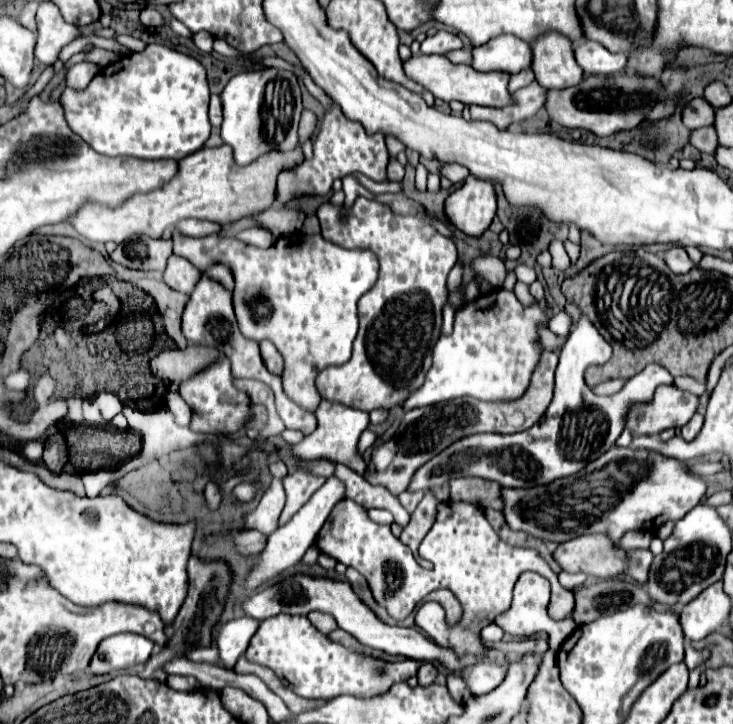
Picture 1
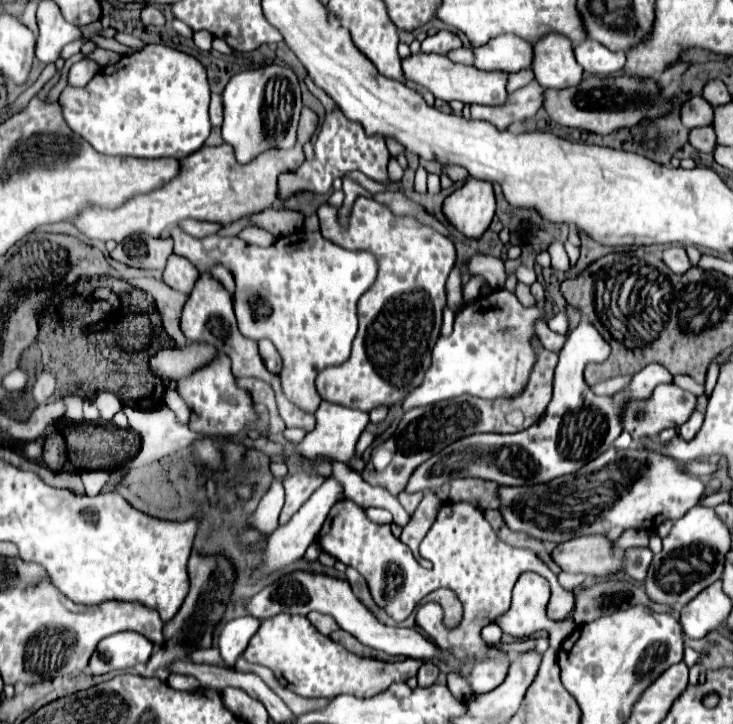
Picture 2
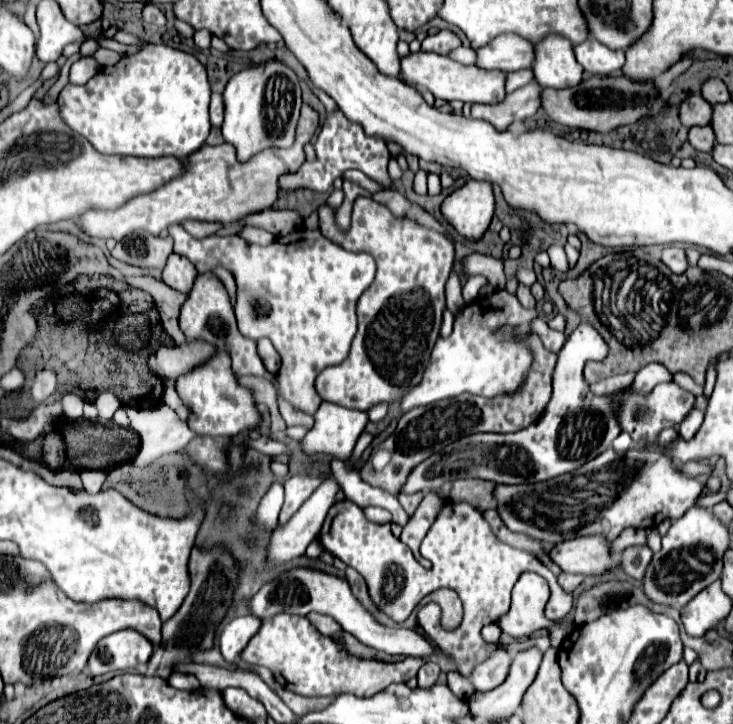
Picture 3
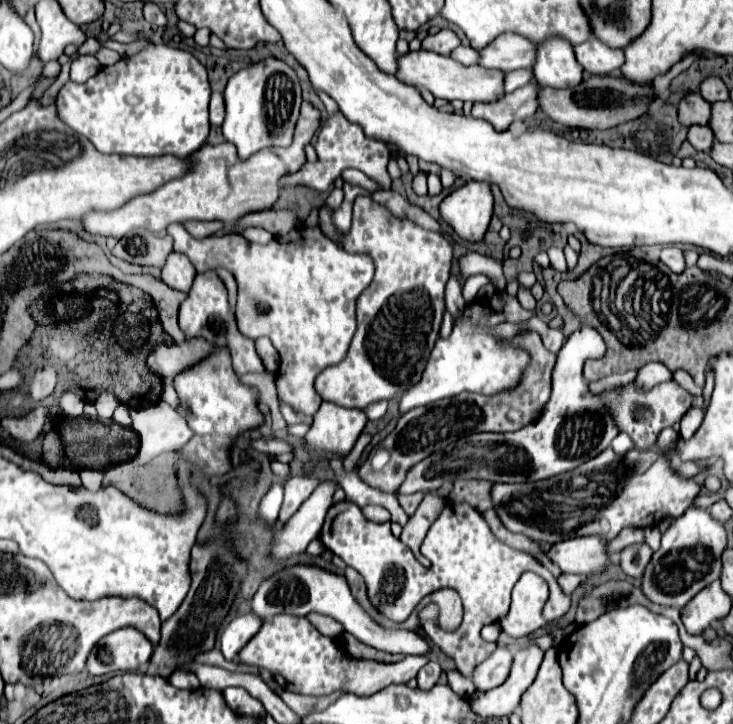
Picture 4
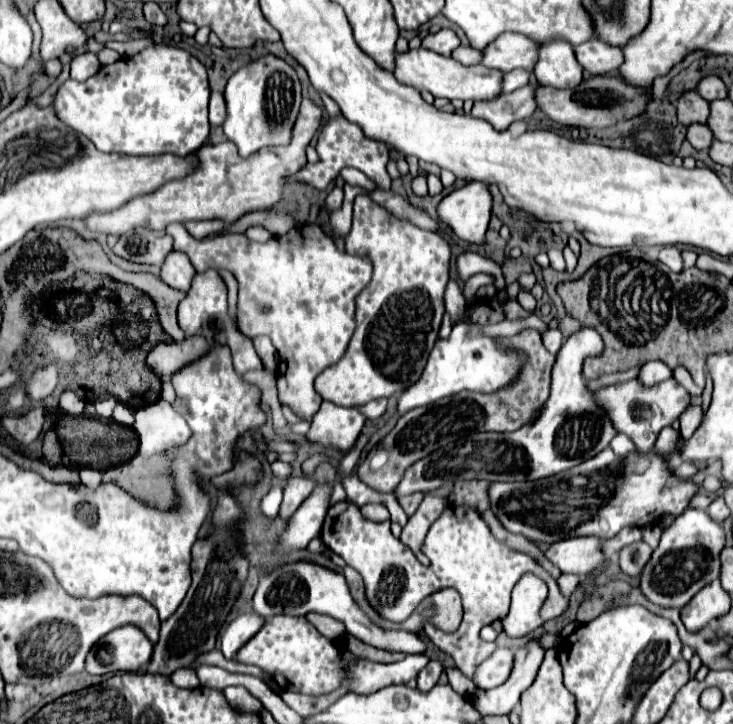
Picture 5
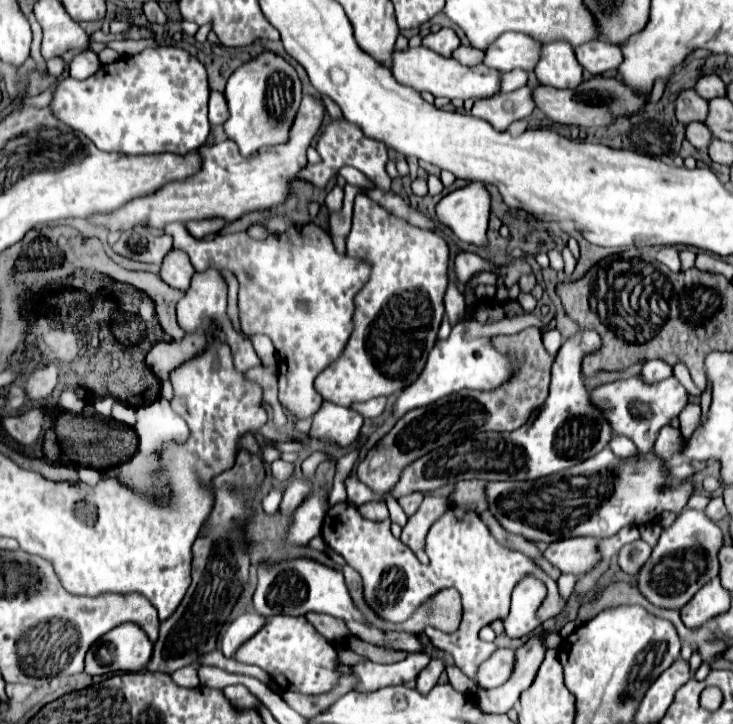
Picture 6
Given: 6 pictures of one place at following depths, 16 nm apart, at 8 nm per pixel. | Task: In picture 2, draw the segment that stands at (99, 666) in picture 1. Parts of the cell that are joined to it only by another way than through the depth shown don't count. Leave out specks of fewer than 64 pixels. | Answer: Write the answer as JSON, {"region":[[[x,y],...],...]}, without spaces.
{"region":[[[116,632],[100,640],[94,656],[88,662],[92,674],[128,670],[146,664],[152,654],[152,642],[138,632]]]}

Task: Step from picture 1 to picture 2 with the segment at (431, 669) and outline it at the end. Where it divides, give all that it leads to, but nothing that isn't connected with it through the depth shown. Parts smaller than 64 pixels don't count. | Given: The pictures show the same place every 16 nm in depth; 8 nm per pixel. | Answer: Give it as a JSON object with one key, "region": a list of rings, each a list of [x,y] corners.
{"region":[[[426,662],[426,664],[418,670],[418,686],[422,686],[422,688],[432,686],[432,684],[436,682],[438,674],[440,674],[438,666],[436,666],[434,662]]]}

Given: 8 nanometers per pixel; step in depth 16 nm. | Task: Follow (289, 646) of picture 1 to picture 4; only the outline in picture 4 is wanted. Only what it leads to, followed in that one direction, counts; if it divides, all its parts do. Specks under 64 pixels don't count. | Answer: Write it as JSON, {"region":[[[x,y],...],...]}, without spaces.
{"region":[[[278,614],[264,620],[258,634],[238,652],[238,660],[268,670],[282,688],[306,696],[324,696],[340,688],[358,696],[370,696],[390,684],[406,684],[428,664],[428,656],[406,656],[402,662],[382,664],[356,658],[348,660],[344,654],[346,652],[334,644],[334,640],[322,636],[304,616]]]}

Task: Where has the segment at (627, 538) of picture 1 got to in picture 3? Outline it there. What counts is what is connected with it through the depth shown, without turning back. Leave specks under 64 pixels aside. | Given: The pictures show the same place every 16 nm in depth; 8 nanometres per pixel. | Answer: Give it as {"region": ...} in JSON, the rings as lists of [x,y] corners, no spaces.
{"region":[[[626,528],[616,540],[610,542],[610,552],[622,552],[624,548],[628,546],[634,546],[634,544],[646,544],[646,536],[644,536],[644,530],[636,530],[636,528]]]}

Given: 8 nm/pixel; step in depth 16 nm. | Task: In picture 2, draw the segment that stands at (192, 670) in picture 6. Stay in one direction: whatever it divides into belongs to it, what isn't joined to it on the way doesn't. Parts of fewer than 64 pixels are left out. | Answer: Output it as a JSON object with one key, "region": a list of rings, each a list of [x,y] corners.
{"region":[[[171,674],[167,683],[176,690],[198,690],[200,688],[200,683],[195,677],[180,674]]]}

